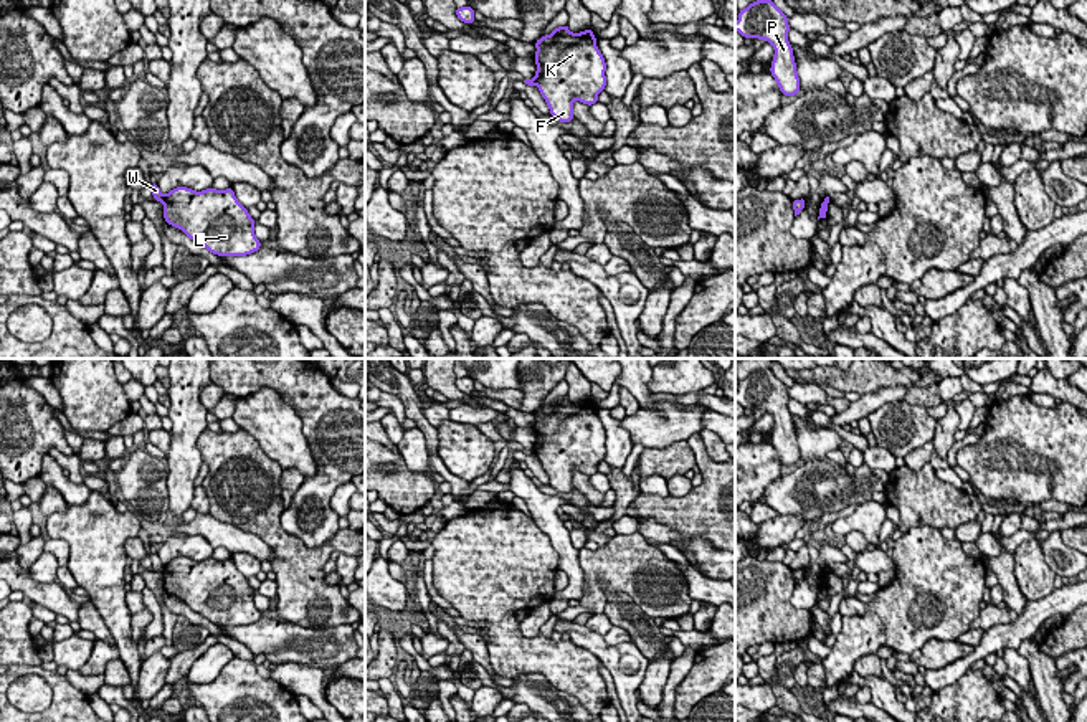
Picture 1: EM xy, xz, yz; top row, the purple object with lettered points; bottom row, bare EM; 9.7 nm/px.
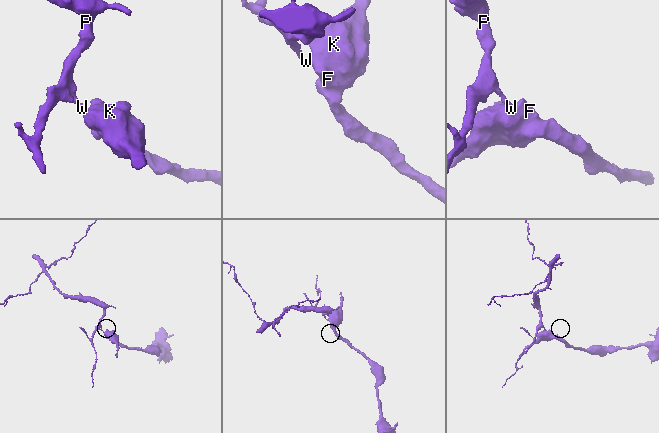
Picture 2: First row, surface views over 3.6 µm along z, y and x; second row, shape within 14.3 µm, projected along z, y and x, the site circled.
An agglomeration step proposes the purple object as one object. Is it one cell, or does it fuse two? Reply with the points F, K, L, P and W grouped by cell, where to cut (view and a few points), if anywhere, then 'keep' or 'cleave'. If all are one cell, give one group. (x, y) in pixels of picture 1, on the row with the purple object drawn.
groups F K L / P W; cut xy (164, 195), (161, 200); cleave

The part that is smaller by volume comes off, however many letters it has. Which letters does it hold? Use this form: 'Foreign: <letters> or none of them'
Foreign: P, W

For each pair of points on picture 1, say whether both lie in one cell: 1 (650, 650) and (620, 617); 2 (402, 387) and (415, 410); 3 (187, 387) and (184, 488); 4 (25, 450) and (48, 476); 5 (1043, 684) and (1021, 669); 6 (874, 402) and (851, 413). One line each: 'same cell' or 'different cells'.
1: same cell
2: same cell
3: same cell
4: different cells
5: different cells
6: same cell

